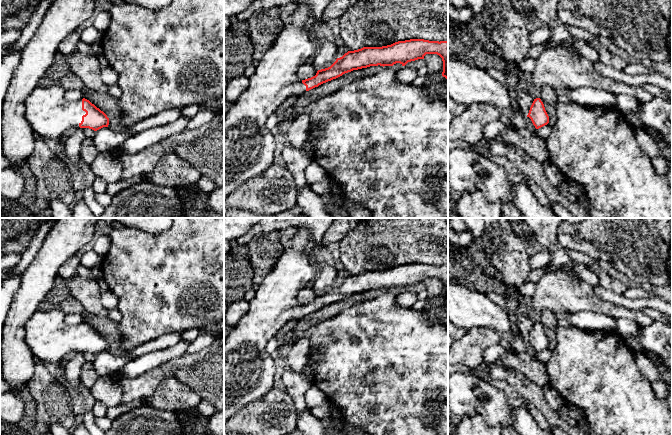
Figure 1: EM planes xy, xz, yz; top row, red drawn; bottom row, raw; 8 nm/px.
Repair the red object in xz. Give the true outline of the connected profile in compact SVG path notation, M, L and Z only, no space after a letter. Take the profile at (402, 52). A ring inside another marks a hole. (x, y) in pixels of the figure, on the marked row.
M297 4L297 8L290 17L290 22L284 24L283 29L278 35L277 40L272 47L263 55L255 73L249 78L249 86L247 90L242 93L240 98L234 102L224 116L224 198L232 191L238 189L246 181L260 176L265 170L273 165L273 161L277 156L280 142L275 132L266 129L265 124L268 117L276 112L277 108L292 95L300 96L306 91L309 91L319 85L336 79L345 73L353 70L367 68L370 66L393 66L400 63L405 66L408 62L418 59L424 59L426 54L437 54L443 61L442 76L448 80L448 41L429 41L424 39L410 39L405 41L398 41L391 45L382 47L363 47L358 50L348 51L342 57L337 58L336 61L328 68L318 70L316 75L300 80L296 73L299 67L305 64L306 60L317 53L317 43L315 39L308 33L308 21L315 18L312 10L306 4Z

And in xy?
M60 84L37 86L26 98L25 116L36 136L43 139L58 139L69 129L89 128L97 131L108 127L109 118L103 111L85 98L69 102L64 98L65 92L66 90Z

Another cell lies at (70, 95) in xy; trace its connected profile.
M66 90L64 98L69 102L80 101L84 98L81 90Z

